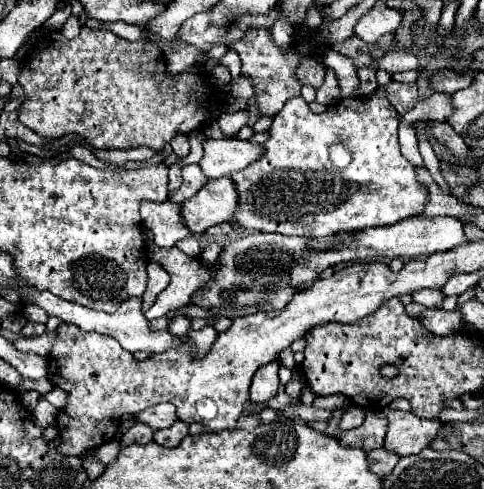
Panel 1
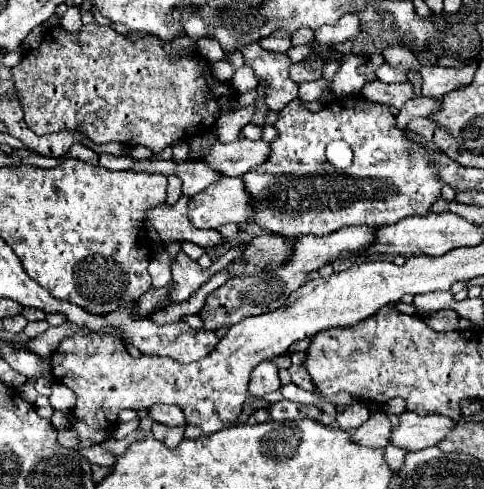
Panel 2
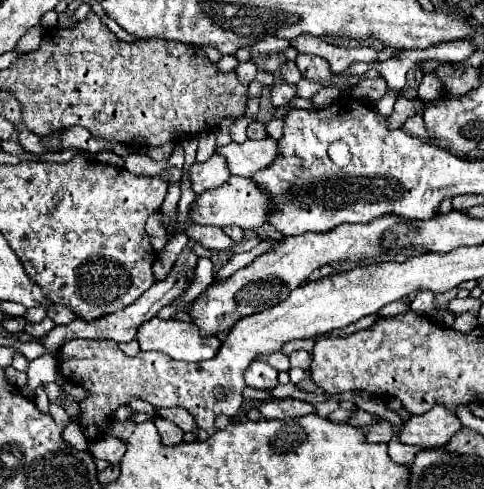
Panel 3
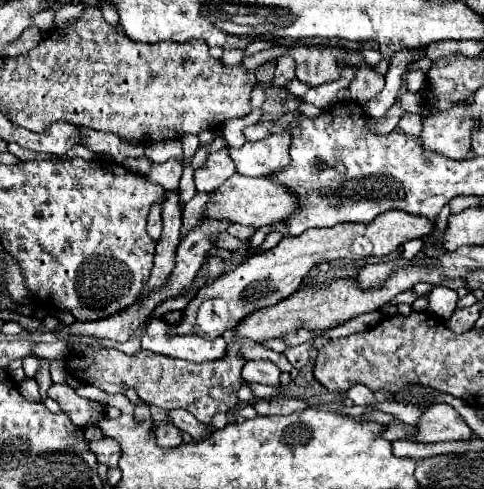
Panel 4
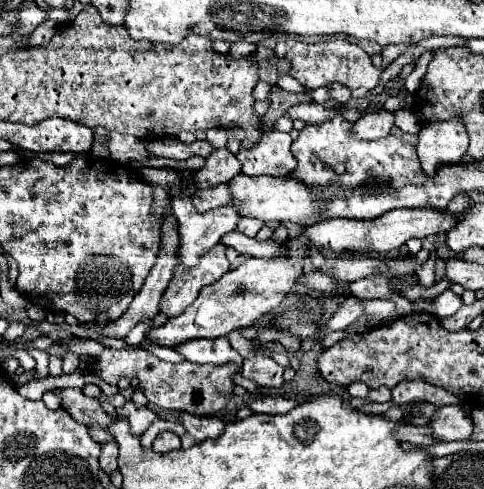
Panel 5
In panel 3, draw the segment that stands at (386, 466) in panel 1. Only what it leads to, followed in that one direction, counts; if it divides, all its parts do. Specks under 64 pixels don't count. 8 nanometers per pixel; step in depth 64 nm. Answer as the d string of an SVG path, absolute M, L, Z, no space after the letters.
M398 436L388 442L388 456L390 456L396 464L408 466L420 450L422 450L422 448L418 448L418 446L406 446L406 444L402 444L402 442L398 440Z

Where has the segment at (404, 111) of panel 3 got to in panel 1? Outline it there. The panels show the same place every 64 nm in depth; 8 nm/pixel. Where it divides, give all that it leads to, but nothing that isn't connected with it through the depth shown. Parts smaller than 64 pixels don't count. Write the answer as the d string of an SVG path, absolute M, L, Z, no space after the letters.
M436 92L430 98L420 100L416 104L416 108L412 108L412 112L406 112L404 114L404 120L408 124L414 124L420 118L428 118L432 122L446 122L452 114L454 114L454 106L452 106L450 94Z

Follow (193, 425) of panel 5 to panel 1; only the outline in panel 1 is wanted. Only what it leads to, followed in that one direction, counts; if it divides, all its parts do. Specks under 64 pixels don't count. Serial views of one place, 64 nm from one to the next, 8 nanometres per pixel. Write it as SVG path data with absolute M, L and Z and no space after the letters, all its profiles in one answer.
M156 404L156 406L146 408L134 416L136 422L142 422L142 424L150 426L152 430L170 428L176 418L178 418L176 408L172 408L172 404Z

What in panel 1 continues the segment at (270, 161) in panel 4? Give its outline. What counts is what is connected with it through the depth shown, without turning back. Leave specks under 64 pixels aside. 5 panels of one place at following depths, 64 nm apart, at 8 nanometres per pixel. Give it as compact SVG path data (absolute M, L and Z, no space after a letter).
M204 140L204 156L200 168L208 180L230 176L246 168L252 160L260 156L260 146L254 146L246 140Z

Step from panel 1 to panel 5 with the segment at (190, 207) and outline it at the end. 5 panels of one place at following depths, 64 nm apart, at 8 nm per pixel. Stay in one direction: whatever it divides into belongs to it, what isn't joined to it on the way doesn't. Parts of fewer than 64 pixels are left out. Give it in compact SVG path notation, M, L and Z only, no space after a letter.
M238 174L230 182L232 204L238 206L238 214L246 218L258 218L264 224L268 222L294 222L294 224L314 224L320 220L320 210L324 208L322 200L316 200L316 192L306 188L292 178L274 178L274 176L244 176Z

